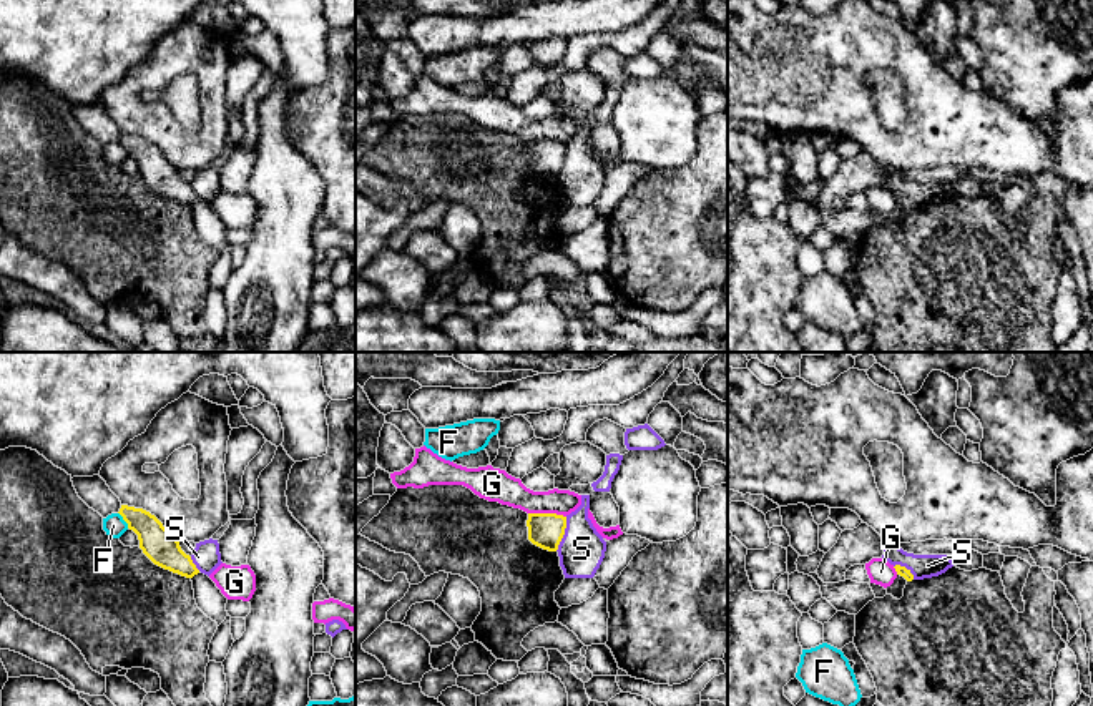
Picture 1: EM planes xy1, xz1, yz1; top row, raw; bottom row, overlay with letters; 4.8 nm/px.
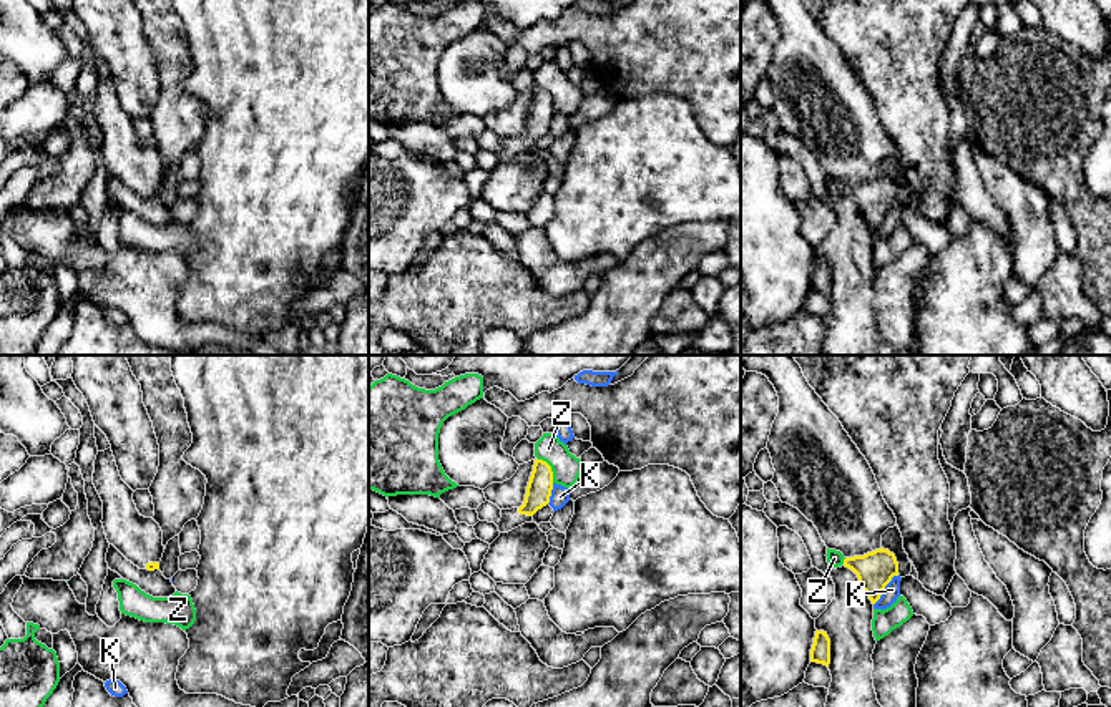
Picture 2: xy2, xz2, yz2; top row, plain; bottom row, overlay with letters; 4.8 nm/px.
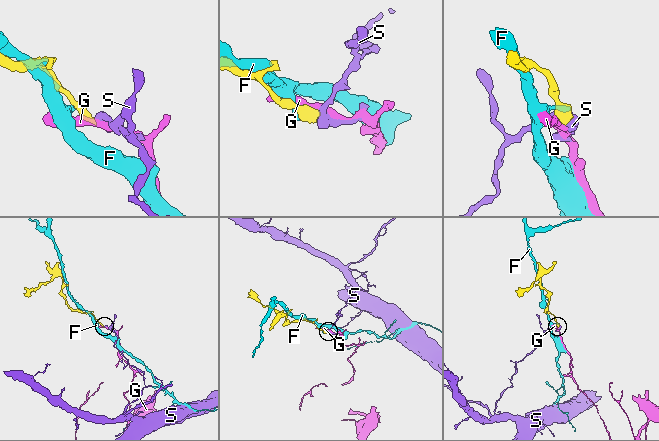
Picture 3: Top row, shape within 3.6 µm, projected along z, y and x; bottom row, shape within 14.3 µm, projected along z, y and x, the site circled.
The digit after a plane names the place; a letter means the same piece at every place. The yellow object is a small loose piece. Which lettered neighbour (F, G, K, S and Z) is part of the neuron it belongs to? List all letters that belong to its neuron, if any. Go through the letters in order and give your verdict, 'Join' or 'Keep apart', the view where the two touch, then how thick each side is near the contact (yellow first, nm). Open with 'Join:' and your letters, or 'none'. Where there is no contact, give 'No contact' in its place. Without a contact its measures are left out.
Join: none
F: Keep apart. Touches yellow in xy1. Thickness 160 nm (yellow) against 100 nm
G: Keep apart. Touches yellow in xz1. Thickness 170 nm (yellow) against 140 nm
K: Keep apart. Touches yellow in yz2. Thickness 180 nm (yellow) against 80 nm
S: Keep apart. Touches yellow in xz1. Thickness 170 nm (yellow) against 220 nm
Z: Keep apart. Touches yellow in xz2. Thickness 120 nm (yellow) against 140 nm

